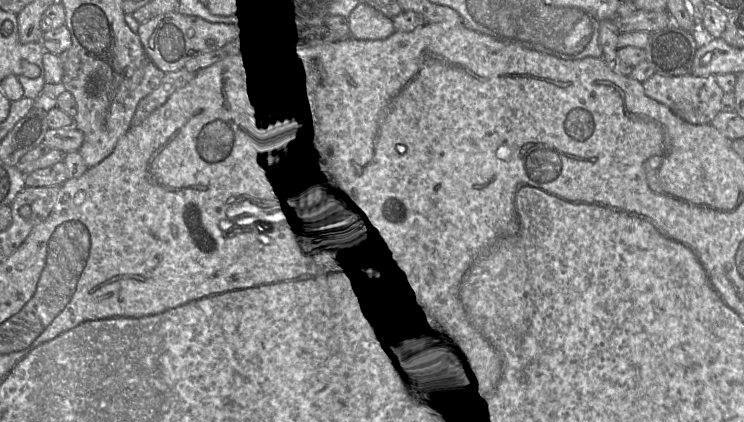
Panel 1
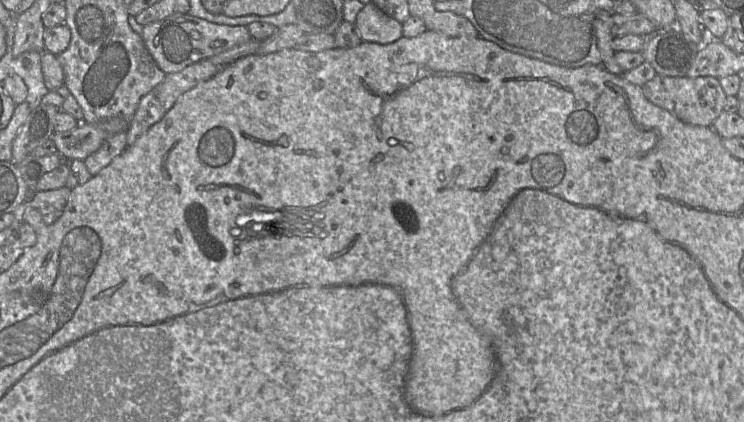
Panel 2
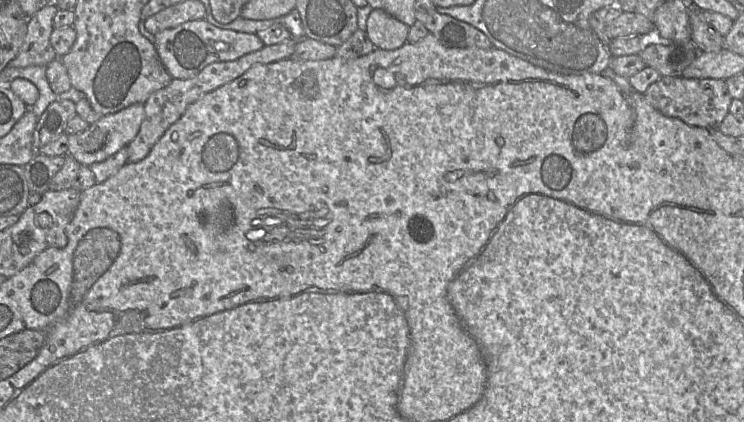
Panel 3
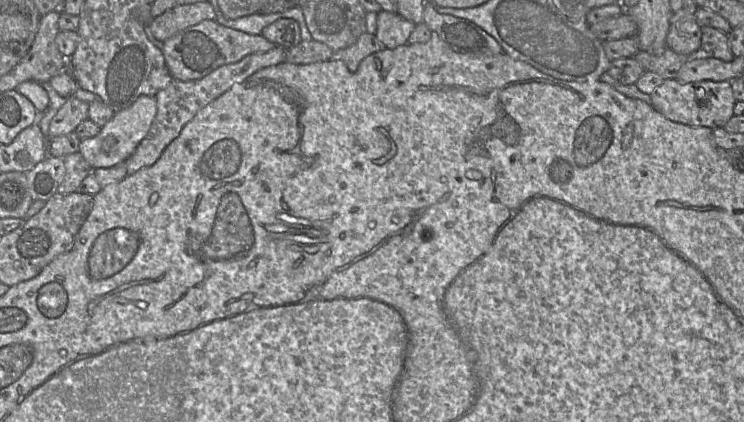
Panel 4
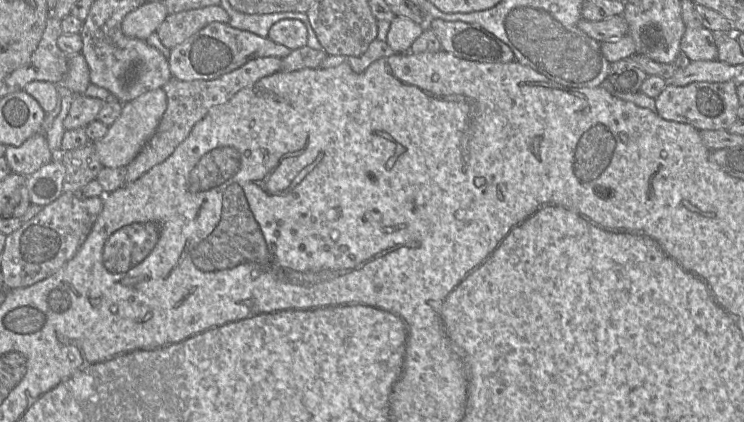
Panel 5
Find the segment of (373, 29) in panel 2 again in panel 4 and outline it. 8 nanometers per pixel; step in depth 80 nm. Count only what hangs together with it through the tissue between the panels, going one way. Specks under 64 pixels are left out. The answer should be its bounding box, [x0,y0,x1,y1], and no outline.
[376,10,416,49]

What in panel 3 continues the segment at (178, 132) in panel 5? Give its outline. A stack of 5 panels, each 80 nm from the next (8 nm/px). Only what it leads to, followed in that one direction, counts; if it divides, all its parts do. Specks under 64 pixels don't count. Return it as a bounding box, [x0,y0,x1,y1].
[126,38,296,163]

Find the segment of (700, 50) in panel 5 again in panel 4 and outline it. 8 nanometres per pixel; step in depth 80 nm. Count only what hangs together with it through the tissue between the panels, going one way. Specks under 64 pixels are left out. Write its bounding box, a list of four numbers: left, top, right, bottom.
[666,12,701,57]

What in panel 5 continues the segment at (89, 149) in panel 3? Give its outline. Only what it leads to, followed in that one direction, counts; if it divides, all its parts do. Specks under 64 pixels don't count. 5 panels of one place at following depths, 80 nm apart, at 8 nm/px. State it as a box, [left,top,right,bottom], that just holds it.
[93,88,167,168]

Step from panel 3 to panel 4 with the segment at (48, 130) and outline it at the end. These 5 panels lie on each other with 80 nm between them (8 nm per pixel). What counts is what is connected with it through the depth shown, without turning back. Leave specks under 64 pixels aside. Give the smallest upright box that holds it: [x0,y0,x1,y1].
[47,96,89,139]

